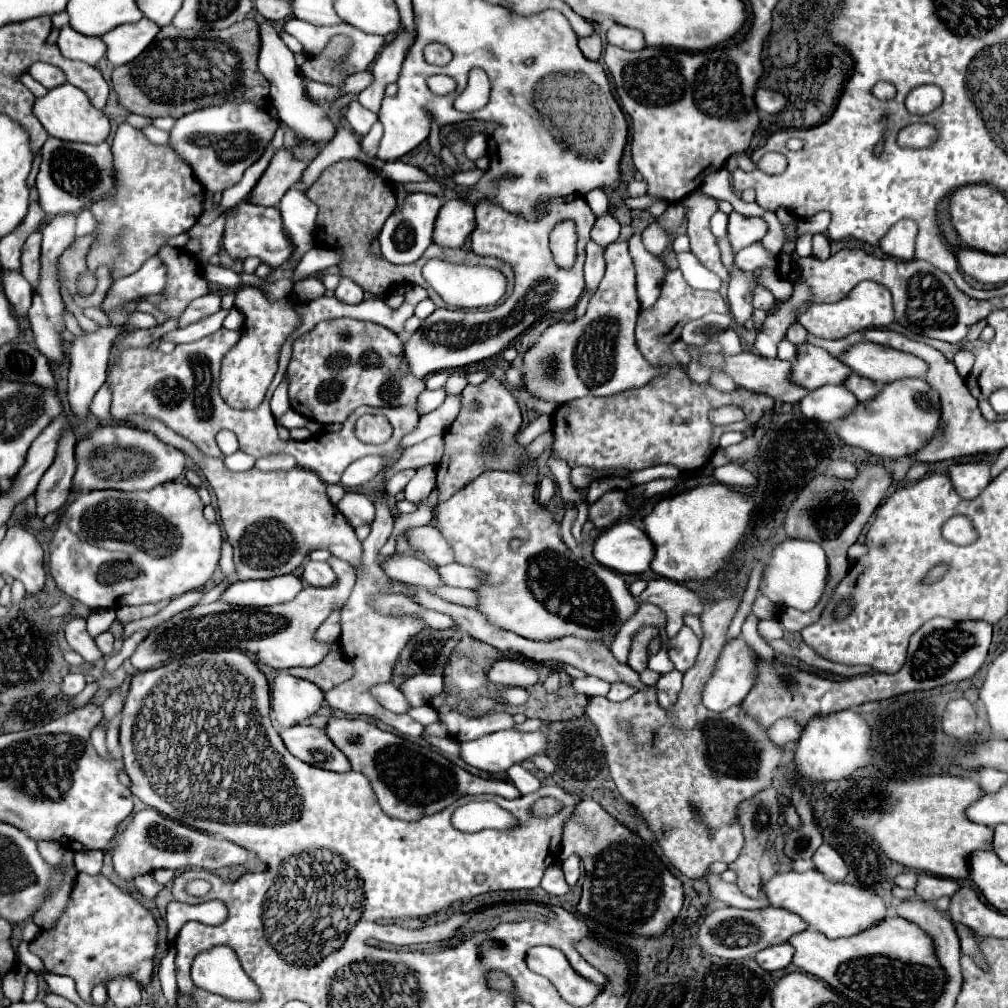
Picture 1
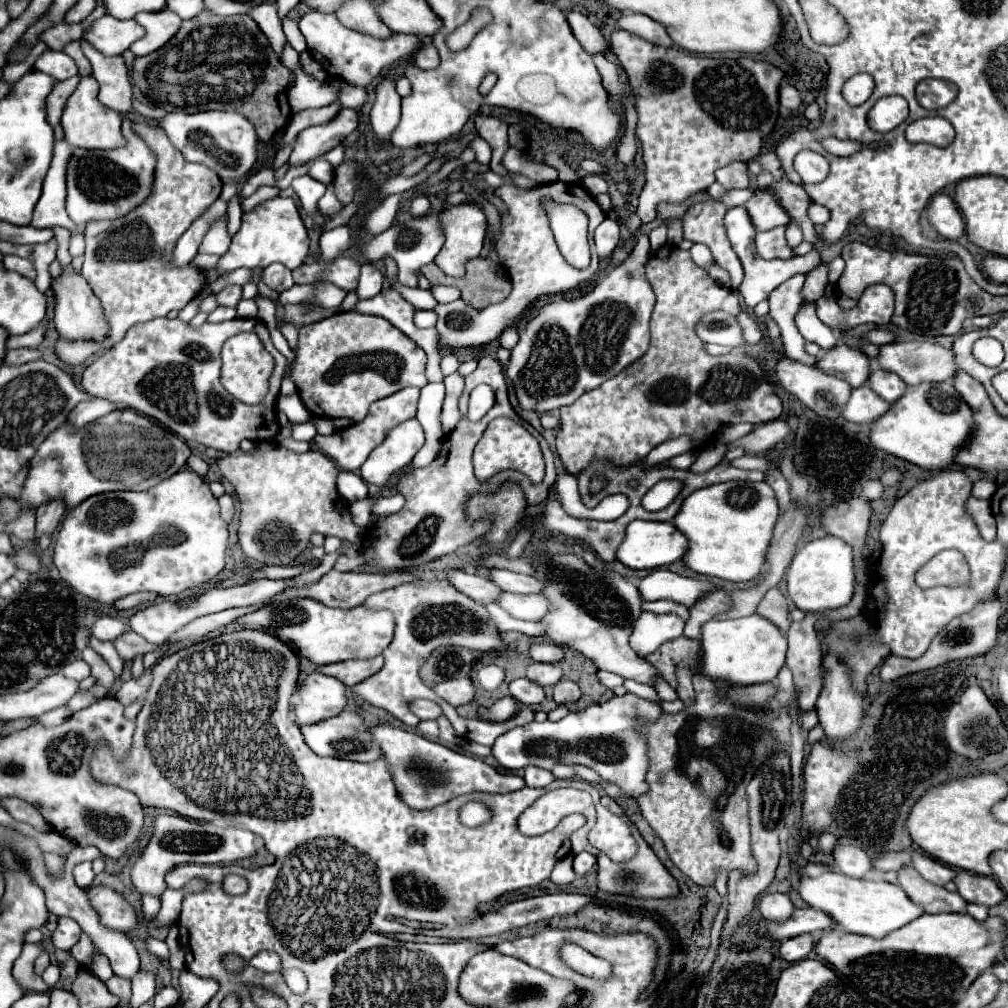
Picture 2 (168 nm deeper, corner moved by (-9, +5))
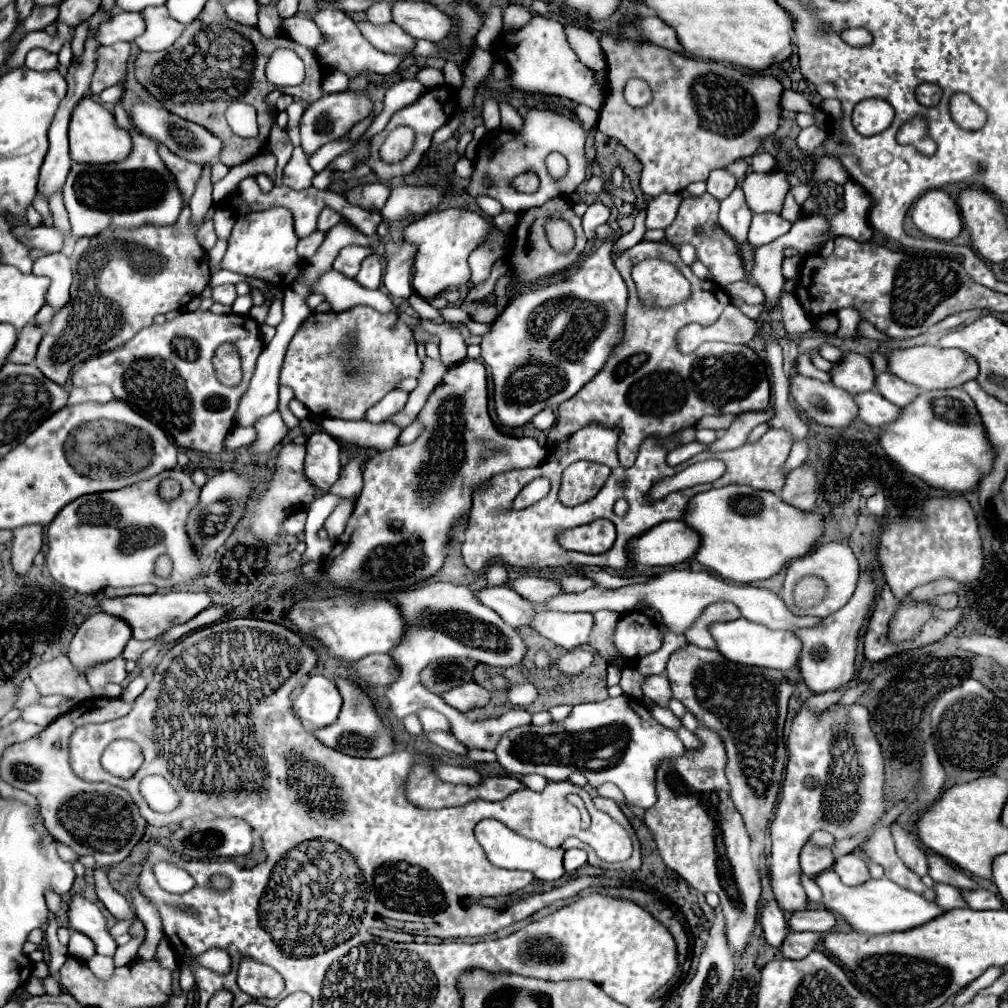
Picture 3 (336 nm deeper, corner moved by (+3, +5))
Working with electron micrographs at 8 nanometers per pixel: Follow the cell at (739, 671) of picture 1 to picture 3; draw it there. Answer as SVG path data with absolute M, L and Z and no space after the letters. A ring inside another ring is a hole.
M744 617L734 621L712 623L708 629L712 639L716 641L716 651L726 661L746 665L746 667L768 667L768 669L782 669L782 671L792 667L792 663L798 663L800 639L796 639L792 631L772 631L762 623L754 623Z

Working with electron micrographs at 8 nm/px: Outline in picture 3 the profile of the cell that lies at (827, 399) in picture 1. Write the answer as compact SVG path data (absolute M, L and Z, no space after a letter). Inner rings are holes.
M866 391L858 393L854 397L858 405L858 419L870 427L886 427L896 415L900 413L900 407L888 403L880 393L876 391Z

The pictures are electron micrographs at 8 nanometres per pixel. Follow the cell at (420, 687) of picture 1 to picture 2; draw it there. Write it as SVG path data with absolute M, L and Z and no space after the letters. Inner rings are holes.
M448 679L448 681L440 683L440 685L436 685L434 691L442 699L446 699L452 707L468 705L468 703L474 701L474 695L476 695L472 679Z

